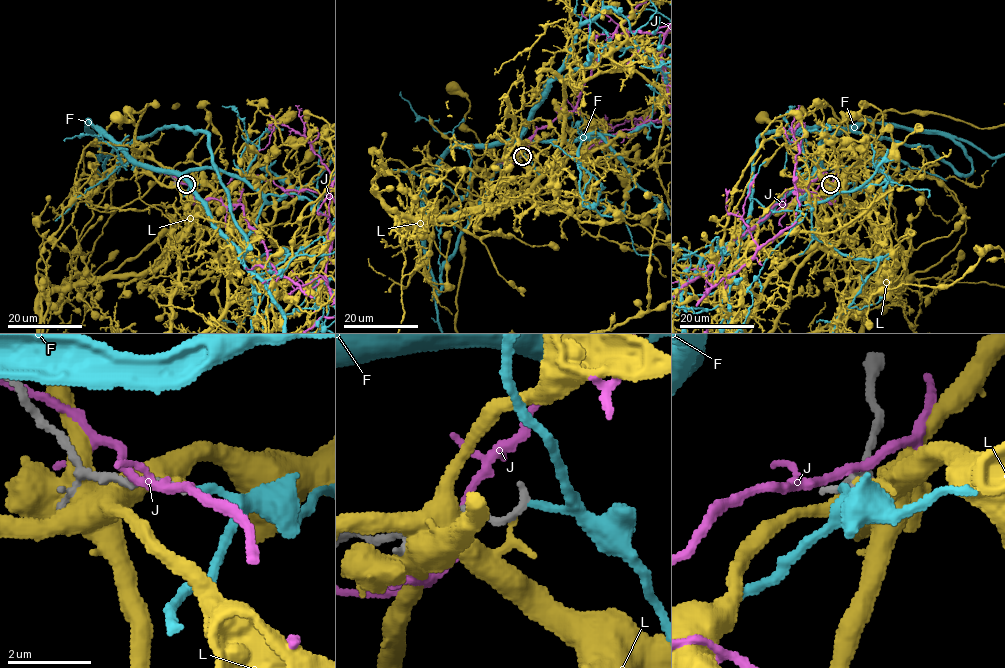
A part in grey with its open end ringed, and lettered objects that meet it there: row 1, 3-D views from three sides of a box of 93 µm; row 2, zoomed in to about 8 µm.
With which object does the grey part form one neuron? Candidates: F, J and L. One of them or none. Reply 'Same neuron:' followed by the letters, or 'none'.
Same neuron: F

